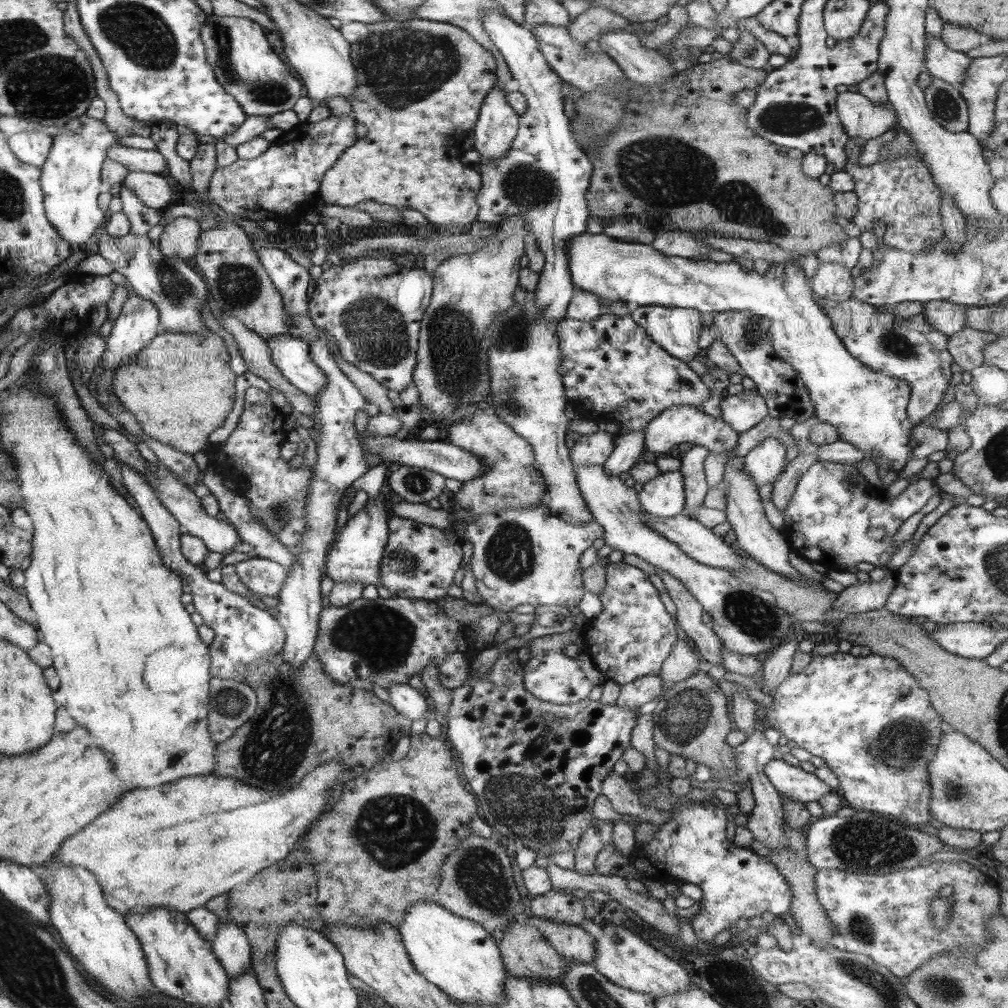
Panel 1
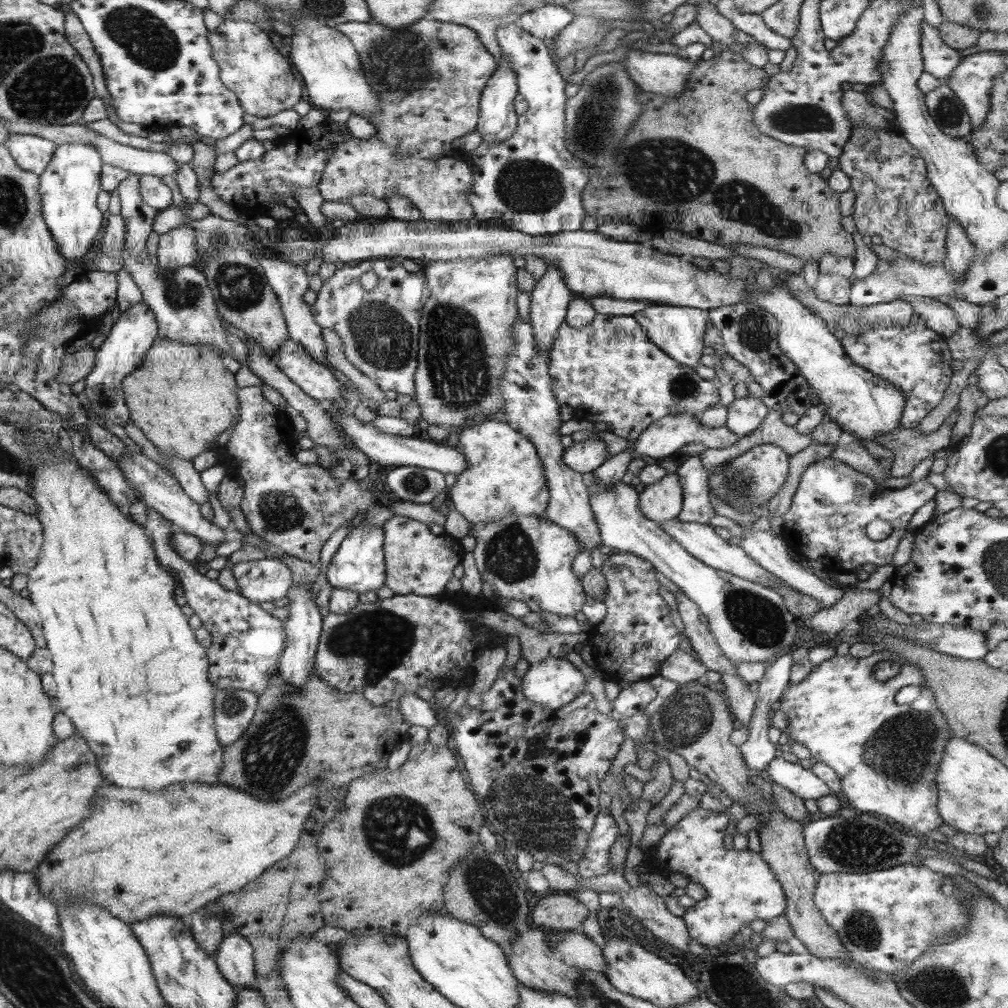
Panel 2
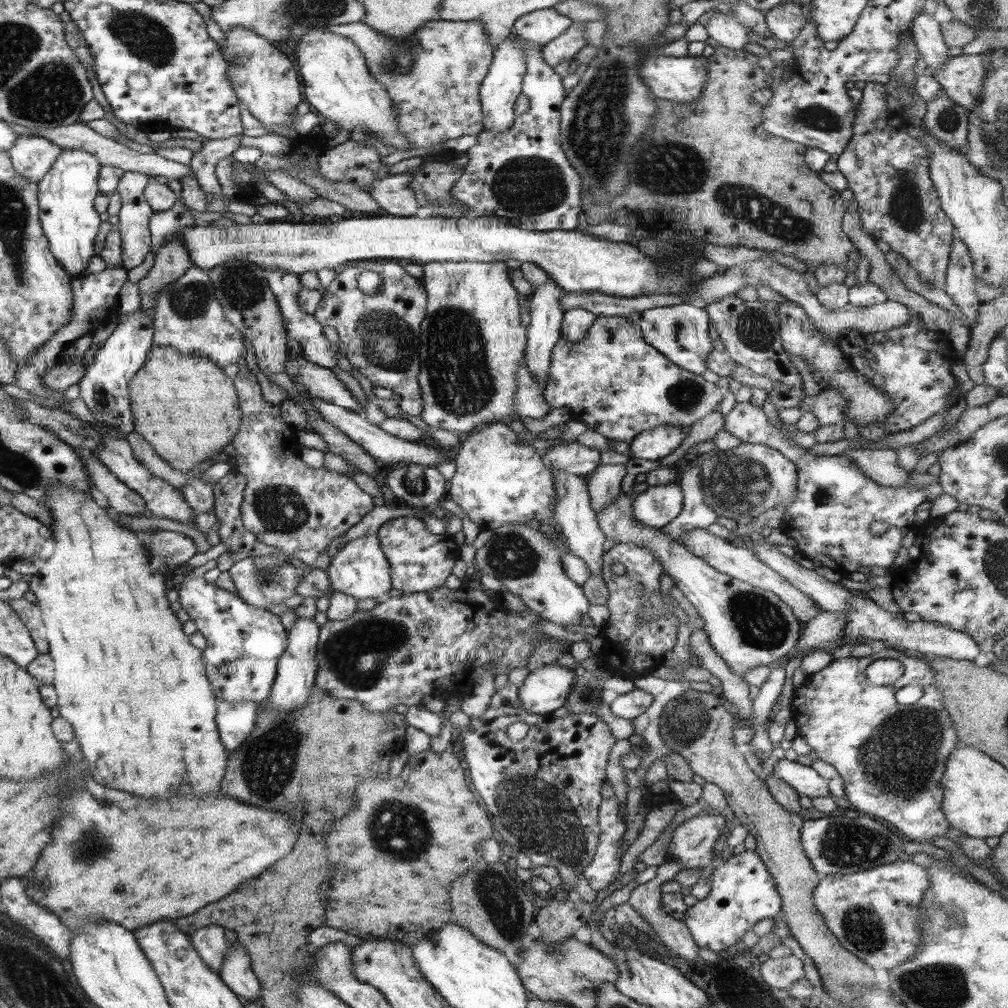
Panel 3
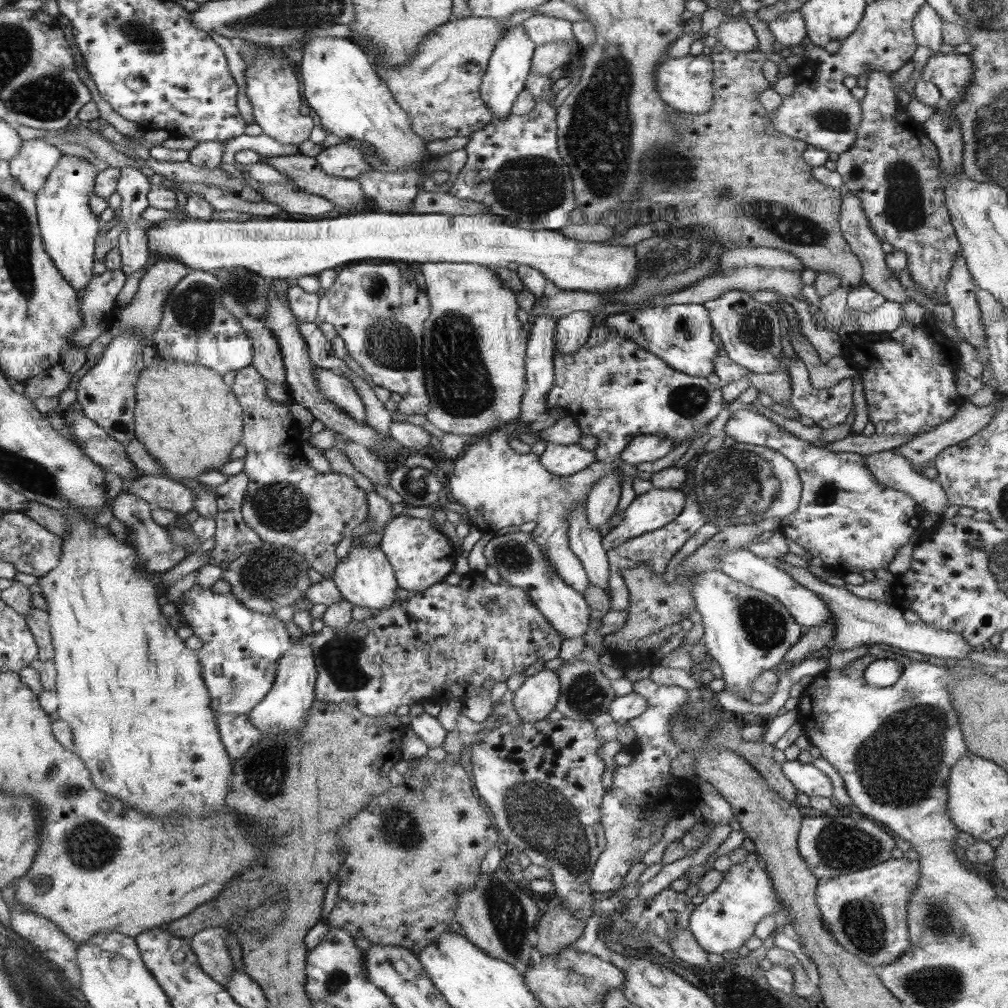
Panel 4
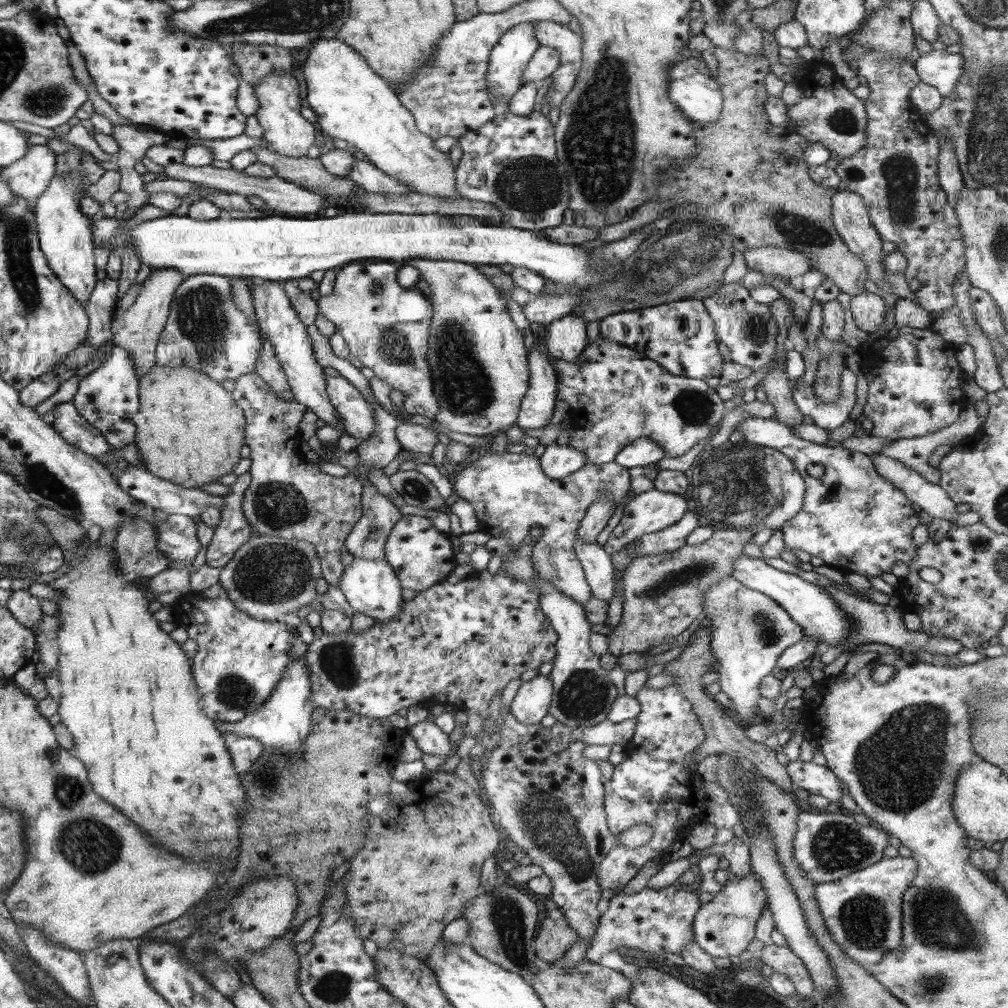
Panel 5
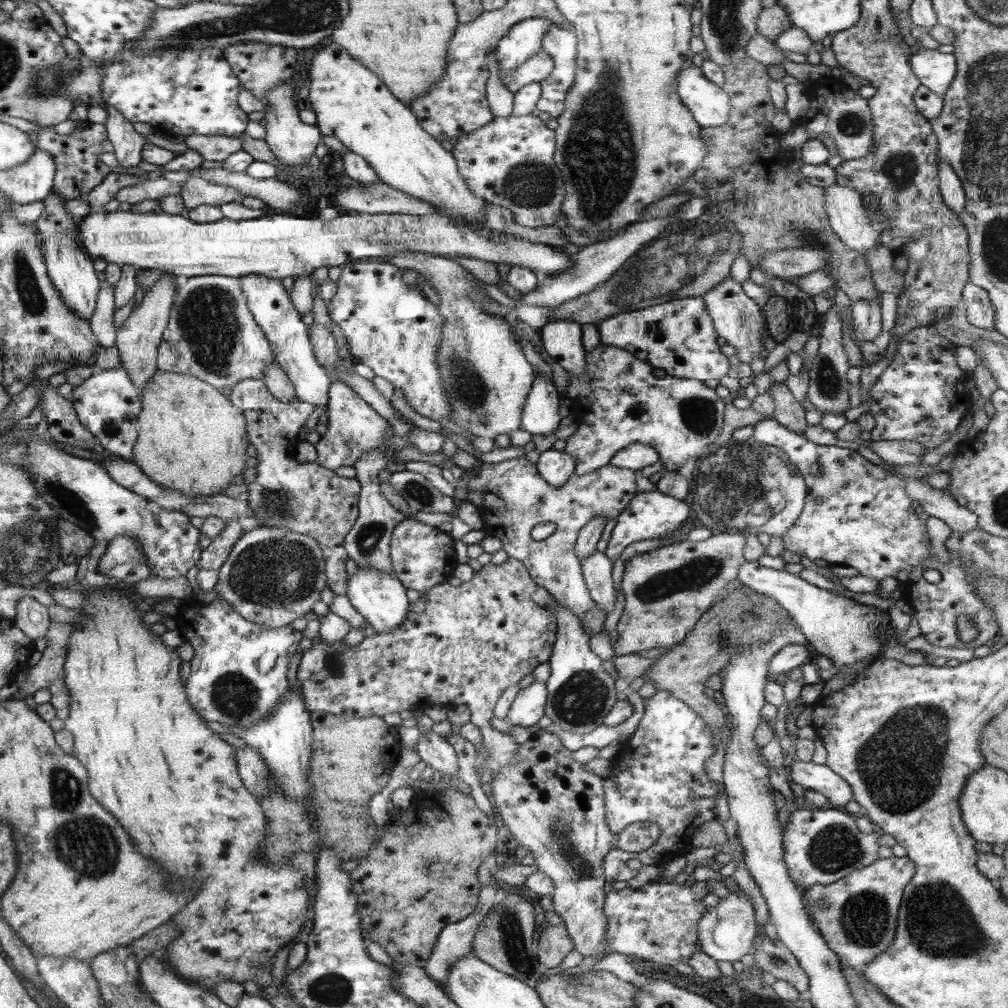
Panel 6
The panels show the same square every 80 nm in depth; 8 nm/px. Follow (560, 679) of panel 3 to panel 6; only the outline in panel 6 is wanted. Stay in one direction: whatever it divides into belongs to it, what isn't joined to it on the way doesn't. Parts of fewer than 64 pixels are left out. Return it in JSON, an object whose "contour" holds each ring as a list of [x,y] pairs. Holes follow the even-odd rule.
{"contour":[[[534,681],[528,687],[520,689],[508,711],[506,720],[510,724],[530,727],[545,715],[548,691],[545,683]]]}

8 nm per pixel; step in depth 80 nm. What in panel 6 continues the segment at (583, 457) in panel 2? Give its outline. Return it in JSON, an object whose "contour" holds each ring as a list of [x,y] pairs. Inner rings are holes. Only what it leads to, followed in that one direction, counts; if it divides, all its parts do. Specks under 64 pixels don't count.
{"contour":[[[549,446],[547,451],[542,451],[540,454],[536,467],[546,483],[552,487],[562,487],[568,478],[575,474],[576,460],[565,450],[558,451]]]}

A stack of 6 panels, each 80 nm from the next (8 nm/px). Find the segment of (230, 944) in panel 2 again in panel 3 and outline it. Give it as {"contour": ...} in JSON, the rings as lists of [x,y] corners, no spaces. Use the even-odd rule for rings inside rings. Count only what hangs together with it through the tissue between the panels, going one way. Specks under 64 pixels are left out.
{"contour":[[[236,940],[235,944],[228,944],[228,953],[224,957],[224,965],[222,965],[222,971],[220,971],[220,979],[236,994],[240,997],[242,1002],[245,1003],[259,1003],[261,999],[261,986],[256,974],[250,969],[250,958],[248,953],[244,949],[244,945]]]}

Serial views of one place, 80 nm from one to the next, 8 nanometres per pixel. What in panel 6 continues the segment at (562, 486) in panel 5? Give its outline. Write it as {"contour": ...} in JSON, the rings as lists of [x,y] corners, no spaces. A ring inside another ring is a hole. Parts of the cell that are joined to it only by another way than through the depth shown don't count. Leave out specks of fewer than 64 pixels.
{"contour":[[[525,456],[512,458],[500,462],[499,464],[488,464],[479,462],[477,470],[467,472],[461,485],[462,495],[469,492],[479,492],[482,495],[483,503],[479,510],[484,521],[483,529],[489,534],[500,534],[503,549],[508,553],[508,557],[522,561],[532,580],[545,590],[562,606],[568,607],[576,616],[581,619],[592,609],[592,601],[588,587],[586,586],[581,560],[575,553],[575,544],[578,533],[590,523],[594,517],[606,517],[614,519],[624,511],[624,508],[632,501],[637,494],[636,476],[637,472],[629,469],[618,468],[614,465],[606,465],[598,468],[595,472],[584,475],[572,475],[562,487],[552,487],[540,477],[536,464],[529,462]],[[541,522],[551,522],[556,524],[556,531],[546,538],[546,540],[533,540],[531,530]]]}

